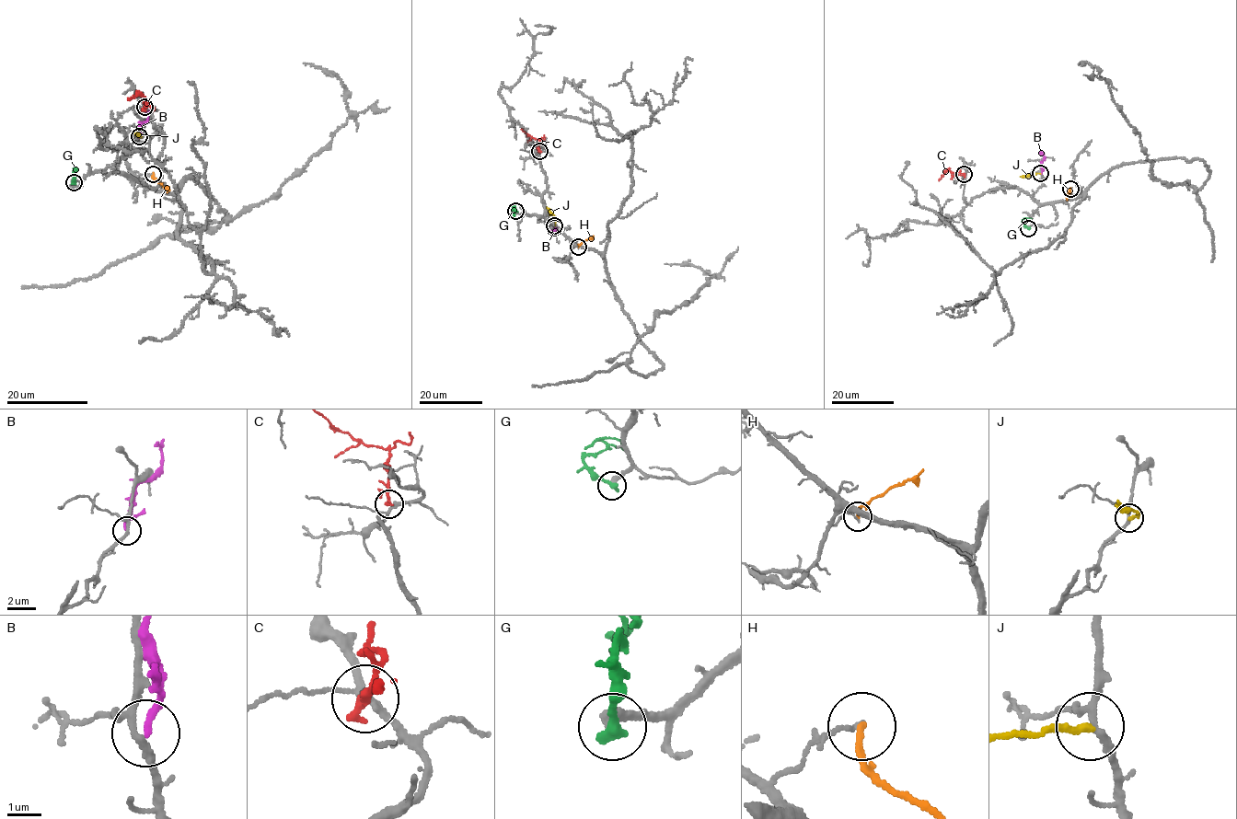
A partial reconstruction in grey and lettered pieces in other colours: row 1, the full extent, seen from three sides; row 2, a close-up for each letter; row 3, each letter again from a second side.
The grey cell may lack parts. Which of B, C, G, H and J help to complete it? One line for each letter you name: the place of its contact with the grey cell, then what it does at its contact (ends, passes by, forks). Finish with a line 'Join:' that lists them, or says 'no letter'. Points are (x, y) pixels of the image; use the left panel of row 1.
Join: no letter

